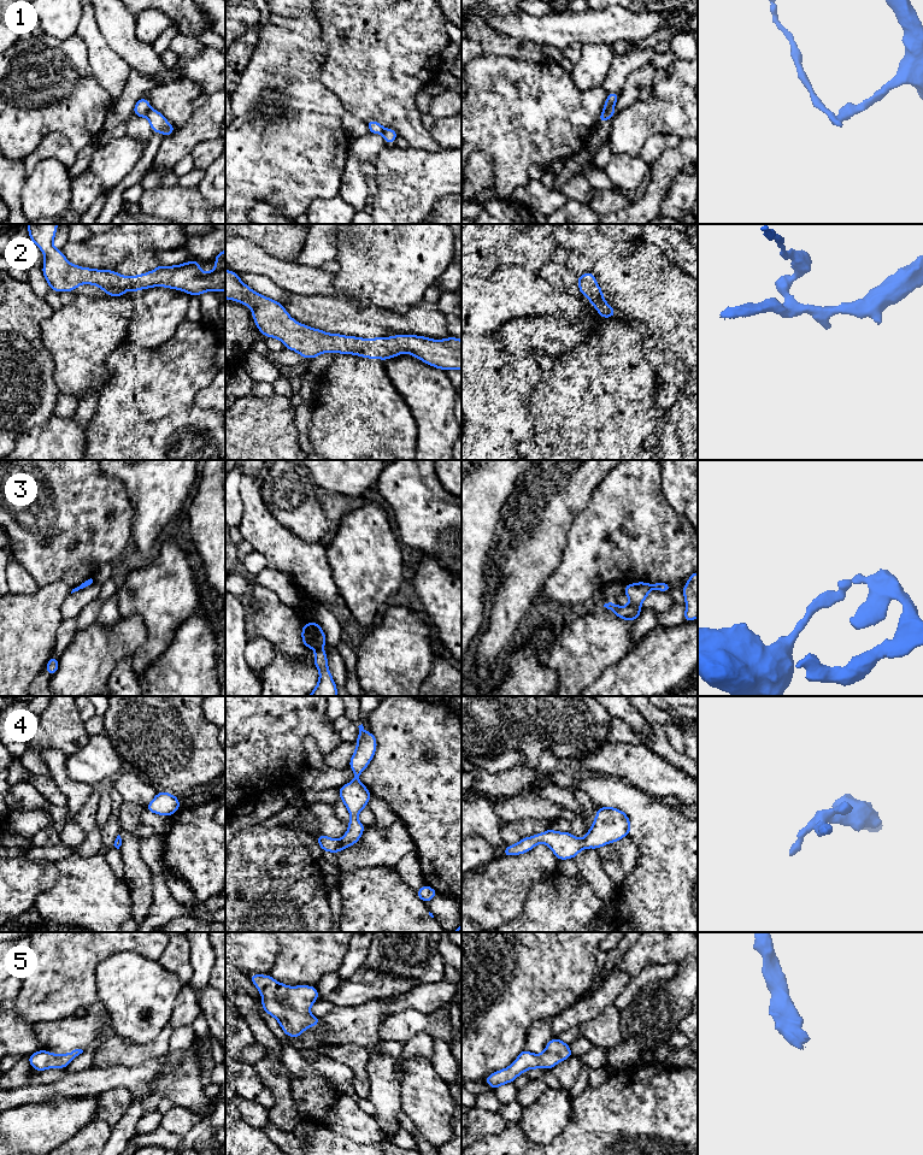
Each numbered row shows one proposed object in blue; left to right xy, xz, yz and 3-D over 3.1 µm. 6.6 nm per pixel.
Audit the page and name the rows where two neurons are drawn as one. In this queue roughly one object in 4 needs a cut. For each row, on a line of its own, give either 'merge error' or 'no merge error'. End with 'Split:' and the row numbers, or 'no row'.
1: merge error
2: no merge error
3: merge error
4: no merge error
5: no merge error
Split: 1, 3

